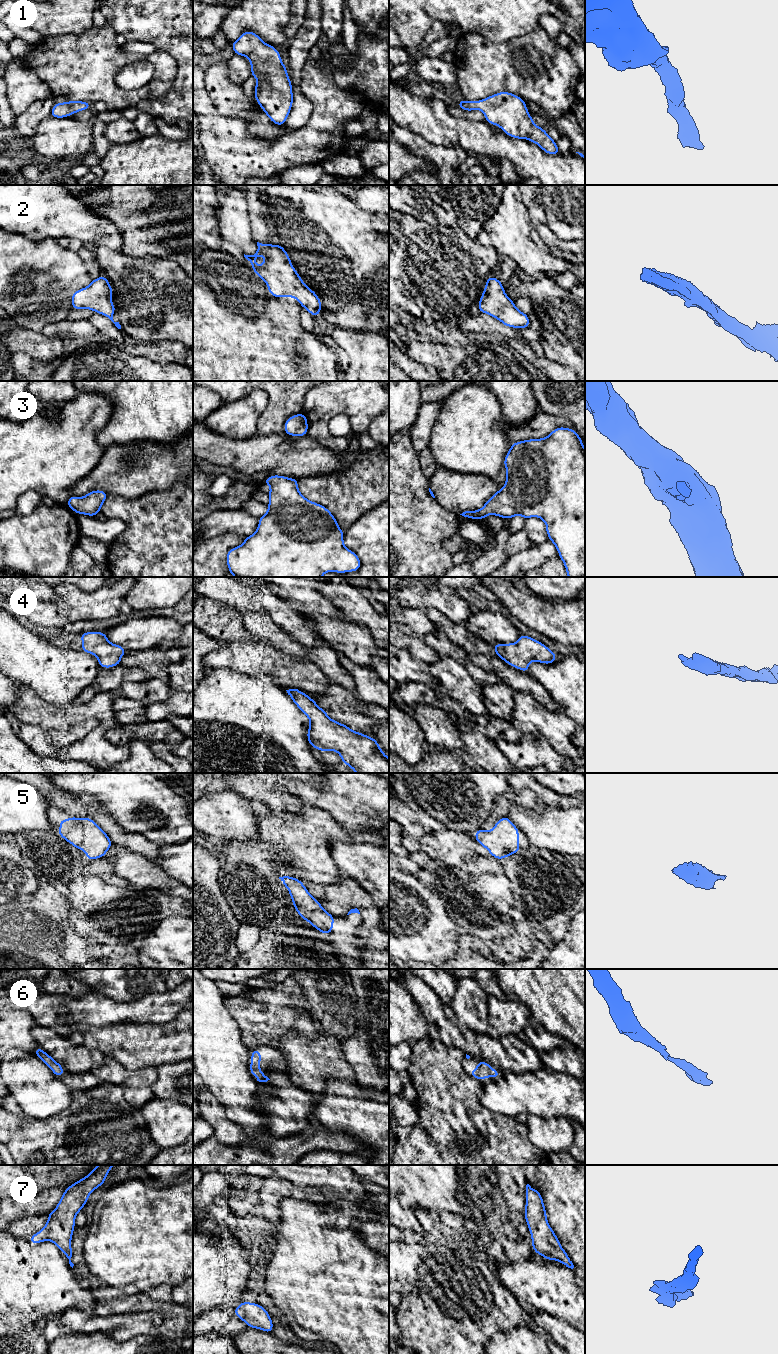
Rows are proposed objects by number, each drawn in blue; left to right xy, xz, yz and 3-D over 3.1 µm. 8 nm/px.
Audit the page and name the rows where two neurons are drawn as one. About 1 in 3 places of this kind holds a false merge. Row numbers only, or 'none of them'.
none of them

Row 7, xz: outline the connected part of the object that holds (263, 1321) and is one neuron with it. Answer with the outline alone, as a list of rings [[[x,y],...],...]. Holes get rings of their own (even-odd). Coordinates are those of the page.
[[[243,1301],[234,1308],[234,1314],[240,1320],[243,1320],[247,1327],[260,1329],[268,1333],[273,1332],[274,1325],[271,1316],[263,1306],[257,1303]]]

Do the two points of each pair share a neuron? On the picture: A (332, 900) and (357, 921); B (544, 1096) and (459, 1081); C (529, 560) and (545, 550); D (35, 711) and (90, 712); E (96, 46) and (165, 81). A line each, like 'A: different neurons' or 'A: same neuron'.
A: different neurons
B: different neurons
C: same neuron
D: same neuron
E: same neuron

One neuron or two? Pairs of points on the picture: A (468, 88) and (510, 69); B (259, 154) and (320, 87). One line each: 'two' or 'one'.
A: one
B: one

